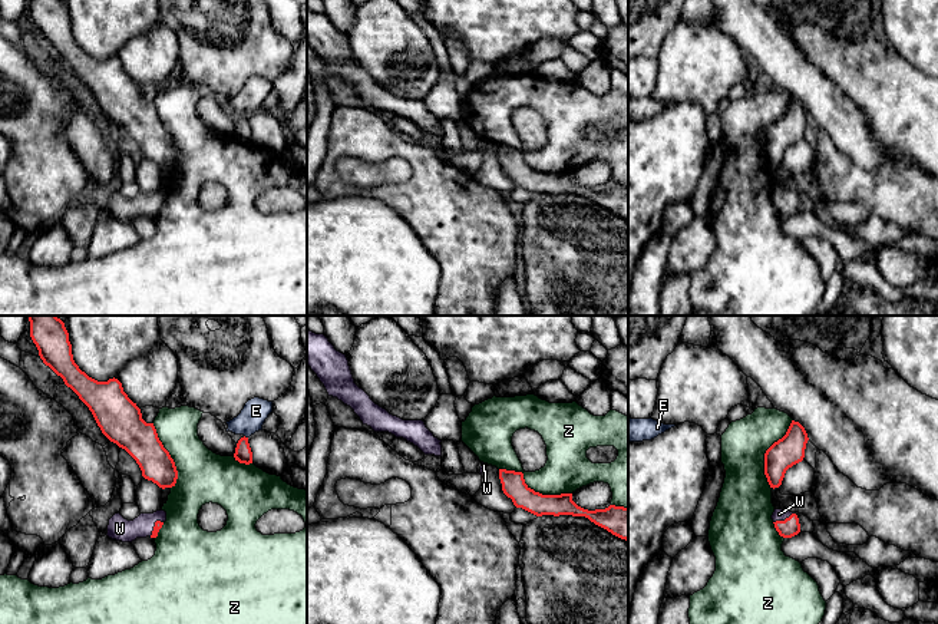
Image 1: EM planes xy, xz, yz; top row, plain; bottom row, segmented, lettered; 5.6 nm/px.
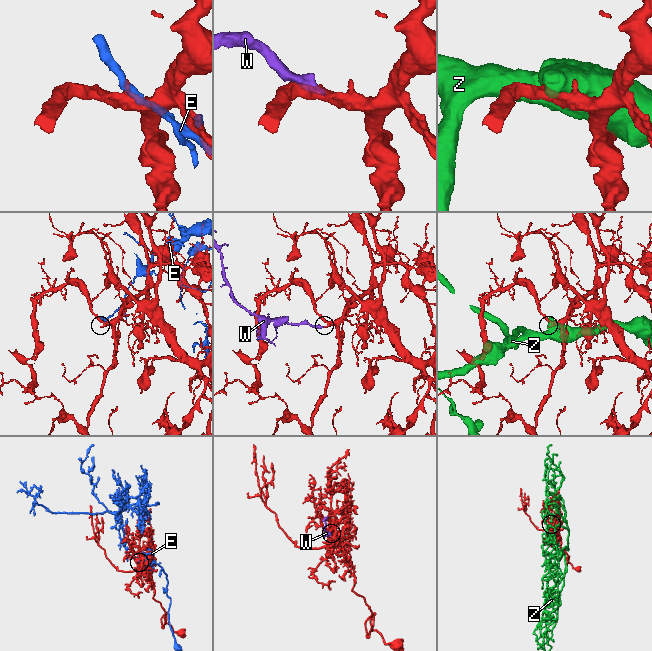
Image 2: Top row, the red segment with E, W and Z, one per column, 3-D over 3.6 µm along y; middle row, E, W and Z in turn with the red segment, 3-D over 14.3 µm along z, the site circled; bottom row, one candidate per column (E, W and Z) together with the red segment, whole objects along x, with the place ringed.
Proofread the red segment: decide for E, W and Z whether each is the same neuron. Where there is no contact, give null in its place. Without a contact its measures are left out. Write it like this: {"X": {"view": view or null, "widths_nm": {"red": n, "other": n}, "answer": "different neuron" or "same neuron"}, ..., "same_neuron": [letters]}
{"E": {"view": "xy", "widths_nm": {"red": 100, "other": 140}, "answer": "different neuron"}, "W": {"view": "yz", "widths_nm": {"red": 110, "other": 60}, "answer": "same neuron"}, "Z": {"view": "xz", "widths_nm": {"red": 140, "other": 260}, "answer": "different neuron"}, "same_neuron": ["W"]}

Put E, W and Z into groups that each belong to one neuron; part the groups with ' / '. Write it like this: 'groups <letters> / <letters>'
groups E / W / Z

